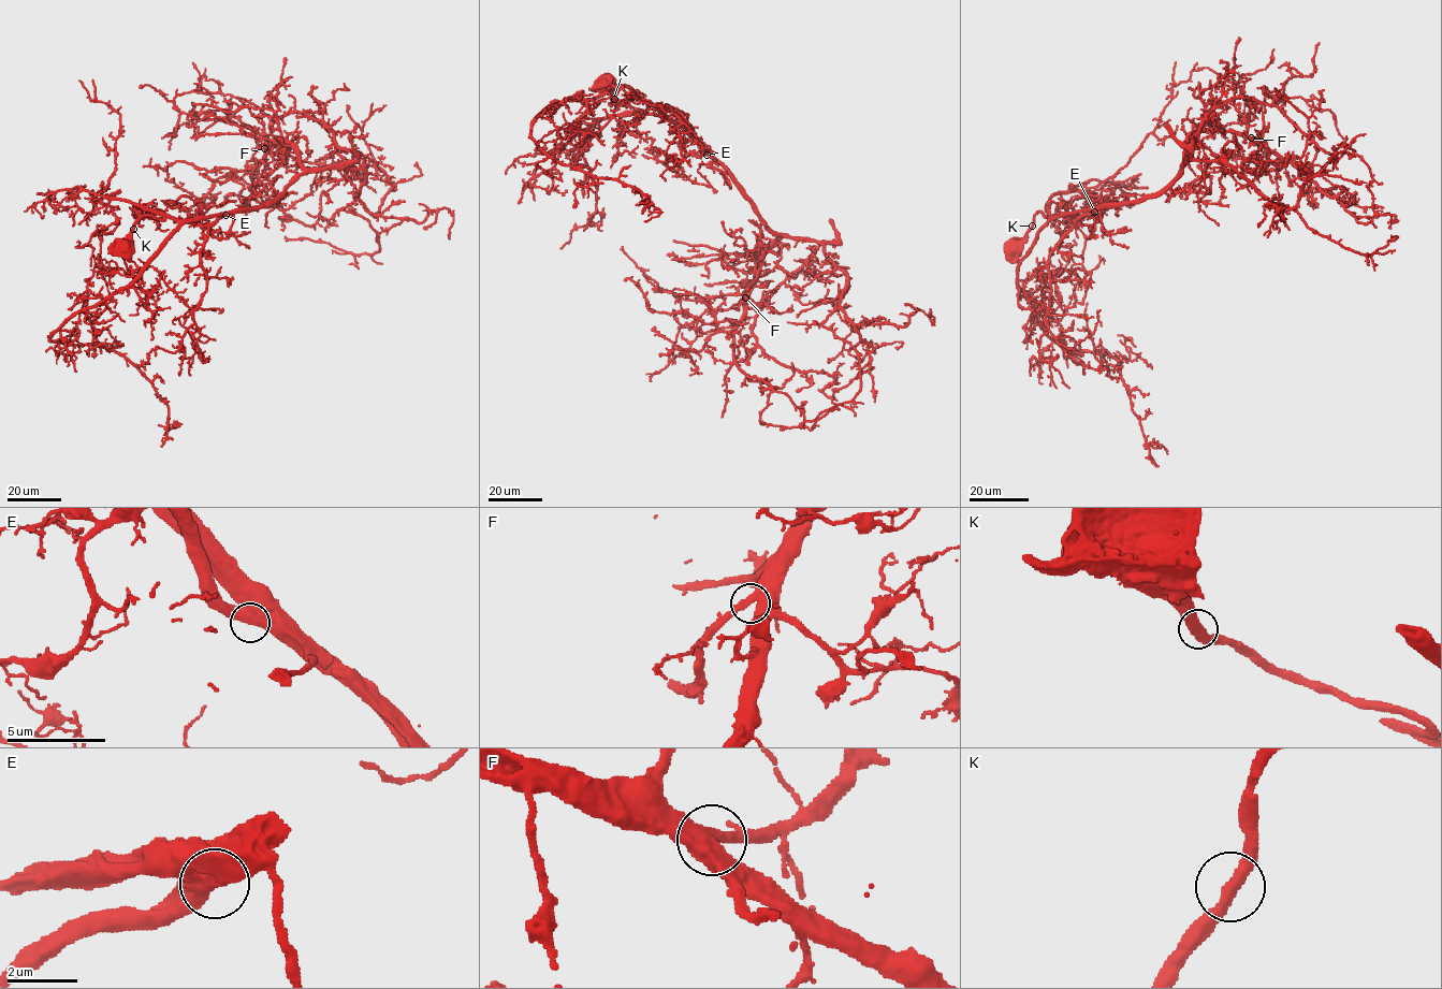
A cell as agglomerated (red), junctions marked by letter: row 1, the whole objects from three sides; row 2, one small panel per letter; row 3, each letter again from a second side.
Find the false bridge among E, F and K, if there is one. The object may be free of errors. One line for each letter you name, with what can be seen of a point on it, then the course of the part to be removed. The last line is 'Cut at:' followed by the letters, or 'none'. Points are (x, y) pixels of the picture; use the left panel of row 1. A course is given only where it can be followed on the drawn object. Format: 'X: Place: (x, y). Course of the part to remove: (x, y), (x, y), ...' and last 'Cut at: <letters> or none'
Cut at: none

